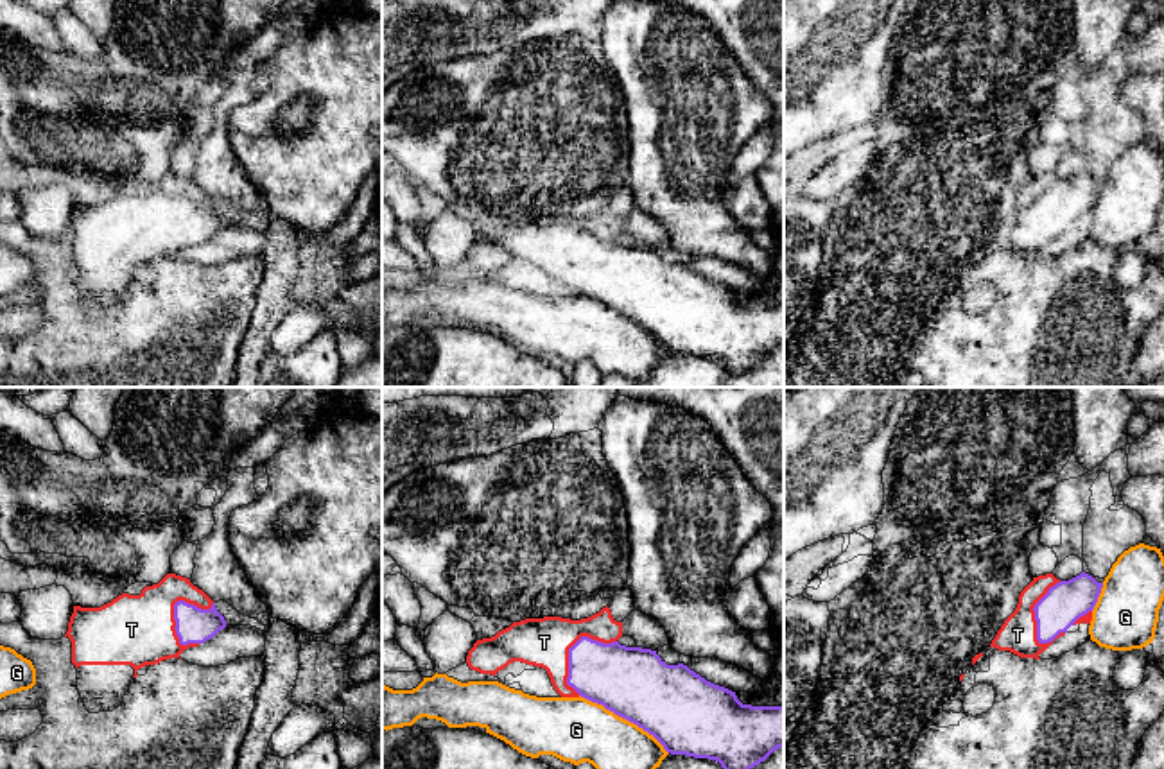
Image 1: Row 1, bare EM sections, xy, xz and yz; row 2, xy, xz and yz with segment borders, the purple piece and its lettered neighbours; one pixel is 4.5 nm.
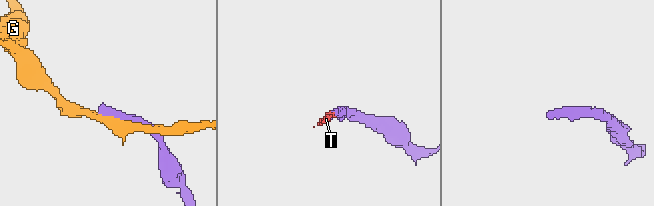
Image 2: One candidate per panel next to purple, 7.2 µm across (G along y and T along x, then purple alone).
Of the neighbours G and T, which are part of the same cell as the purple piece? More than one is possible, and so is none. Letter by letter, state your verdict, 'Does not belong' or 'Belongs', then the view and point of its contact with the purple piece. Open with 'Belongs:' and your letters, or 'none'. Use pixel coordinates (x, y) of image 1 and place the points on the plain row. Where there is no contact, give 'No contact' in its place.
Belongs: T
G: Does not belong. Touches purple at xz (625, 316)
T: Belongs. Touches purple at xy (174, 205)

